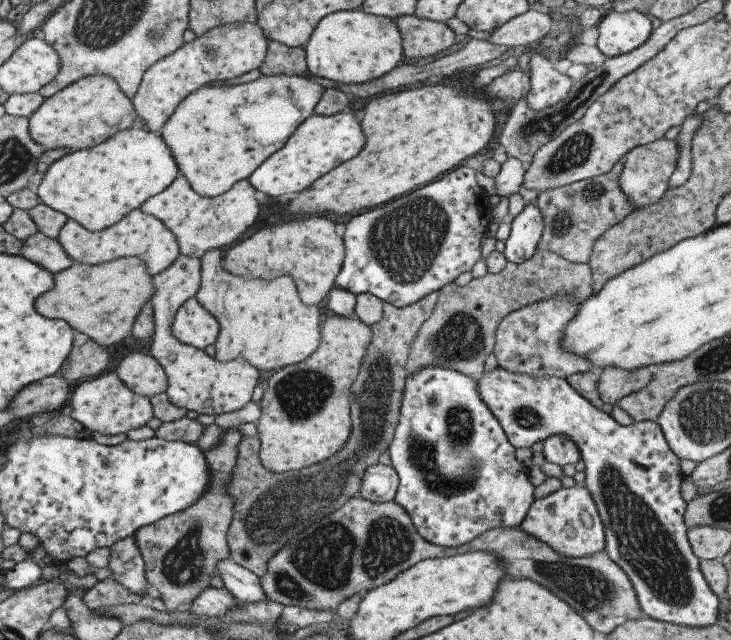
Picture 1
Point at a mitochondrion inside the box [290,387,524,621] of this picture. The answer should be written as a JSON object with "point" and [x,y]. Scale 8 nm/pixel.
{"point":[448,466]}

